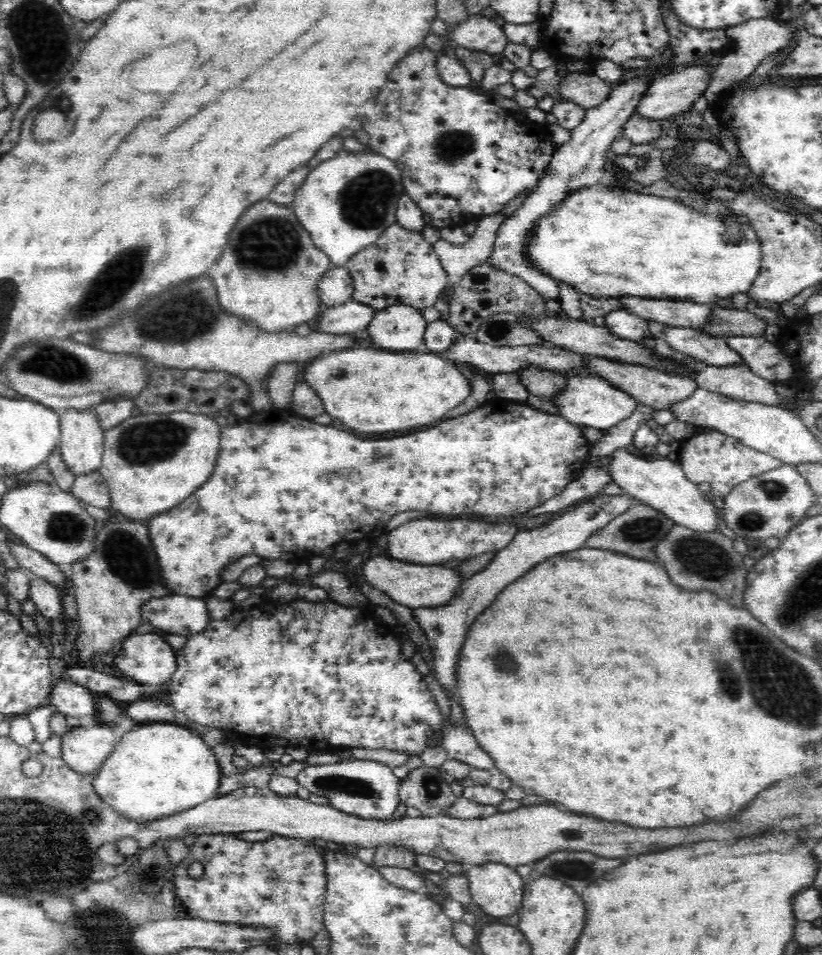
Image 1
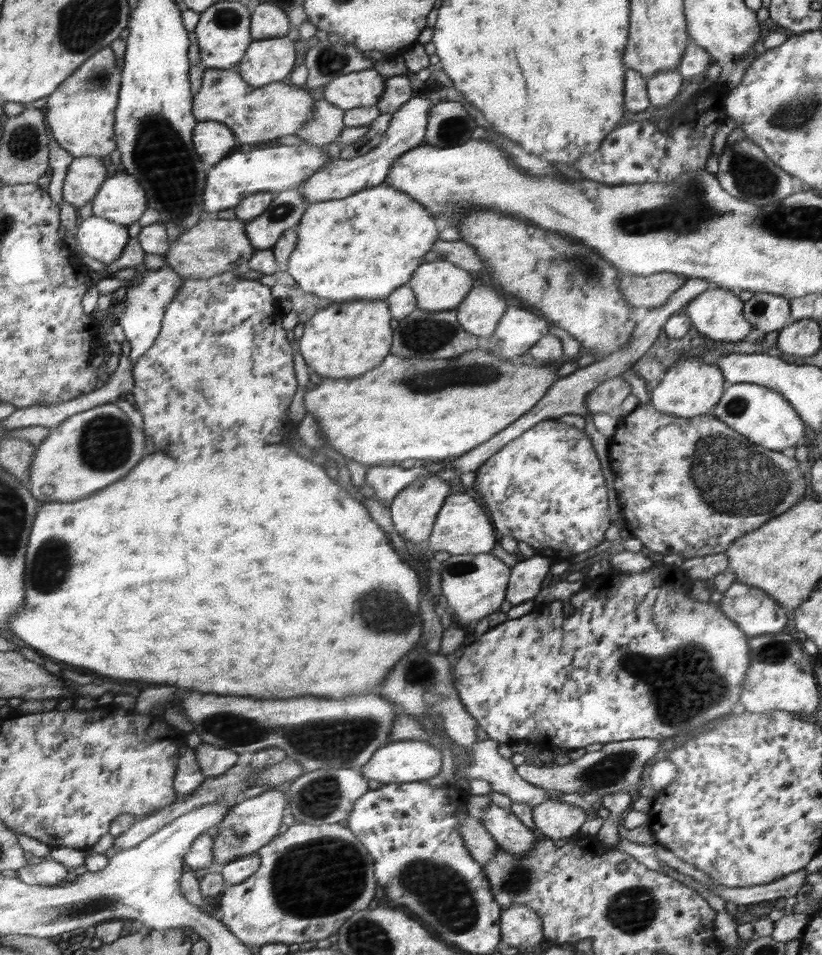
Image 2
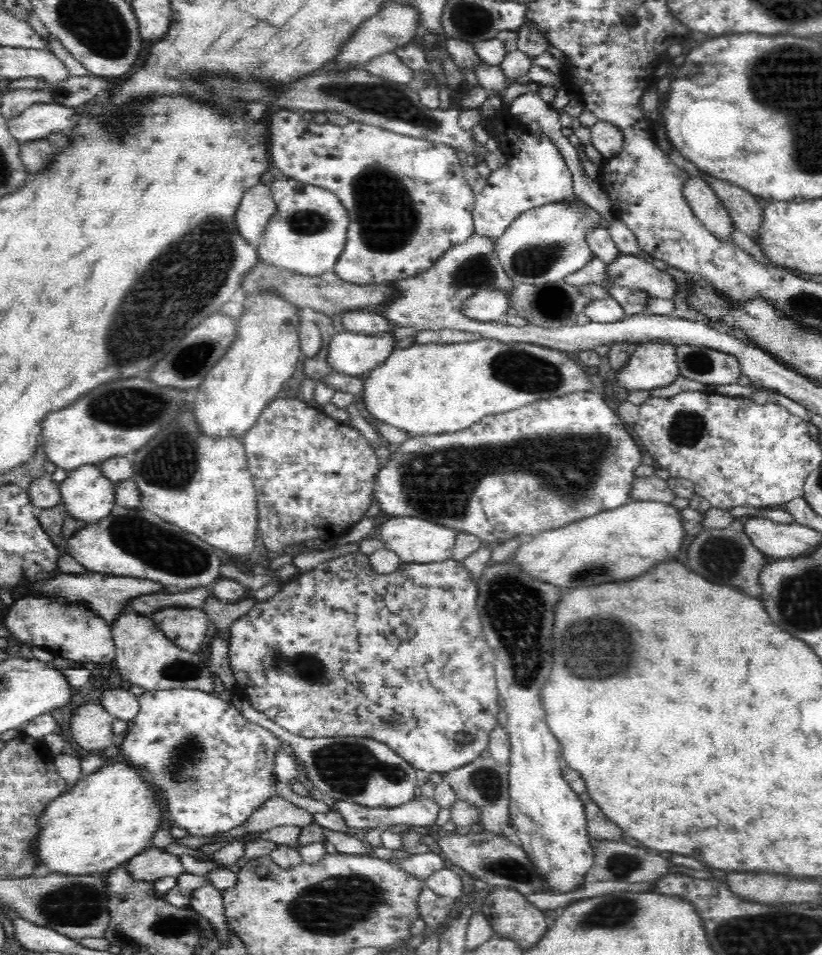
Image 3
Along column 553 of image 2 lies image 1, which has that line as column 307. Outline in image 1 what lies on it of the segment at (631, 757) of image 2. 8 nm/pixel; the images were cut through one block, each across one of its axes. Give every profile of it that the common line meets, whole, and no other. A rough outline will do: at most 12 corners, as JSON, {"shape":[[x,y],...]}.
{"shape":[[380,762],[306,764],[297,781],[336,810],[390,820],[401,779]]}

